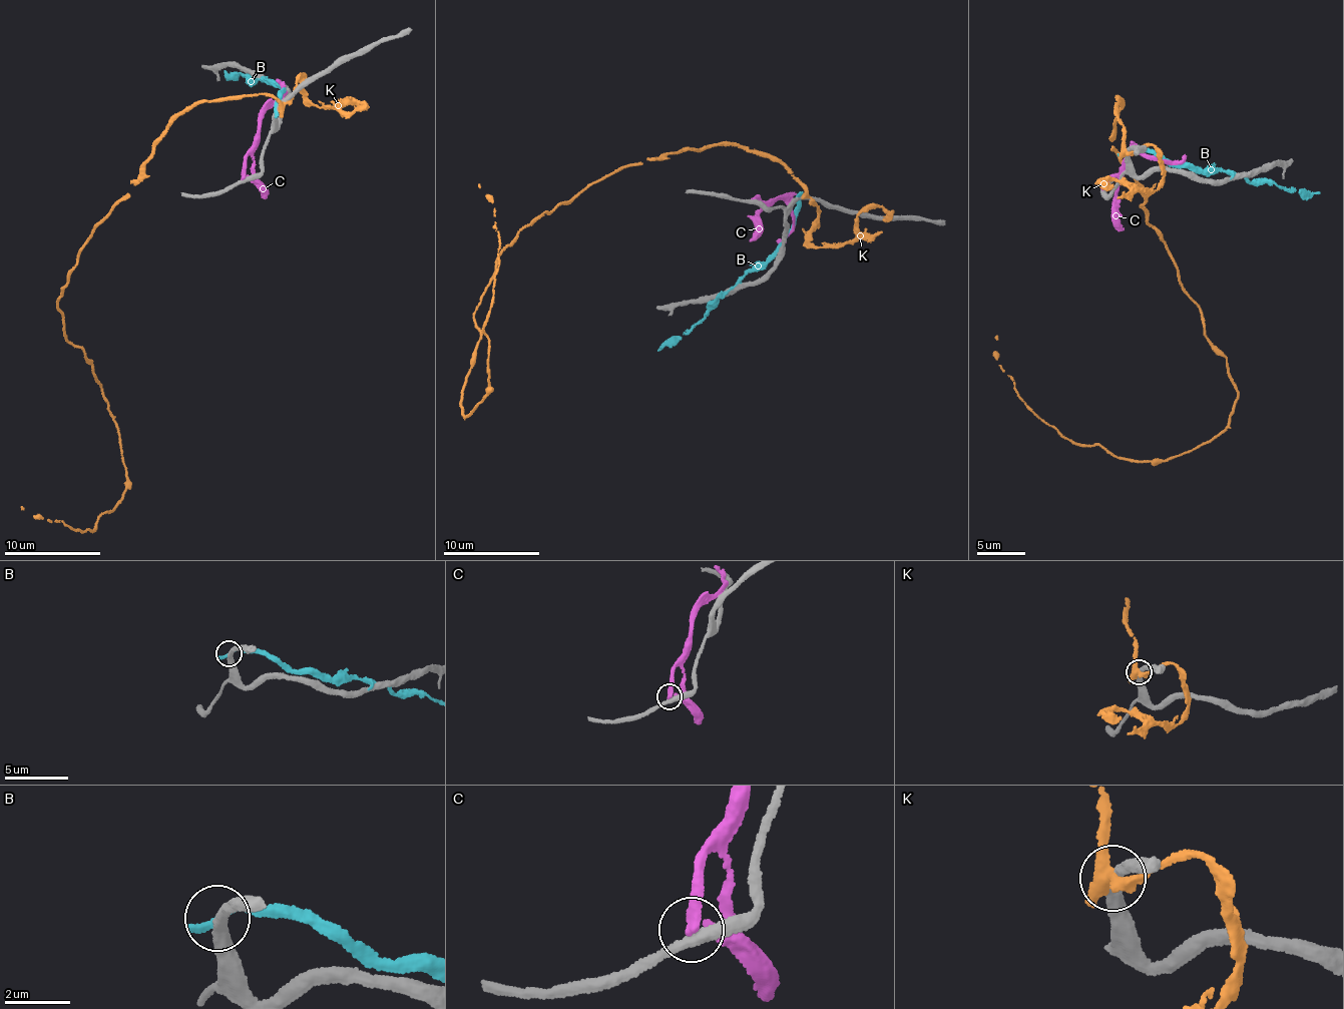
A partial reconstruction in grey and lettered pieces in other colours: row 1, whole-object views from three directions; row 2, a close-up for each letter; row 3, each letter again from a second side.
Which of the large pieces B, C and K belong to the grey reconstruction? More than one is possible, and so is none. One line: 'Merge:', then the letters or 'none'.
Merge: none

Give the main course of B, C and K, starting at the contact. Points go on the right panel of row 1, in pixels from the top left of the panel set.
B: (1126, 152), (1134, 149), (1152, 152), (1175, 164), (1229, 170), (1250, 180), (1267, 180), (1319, 193)
C: (1103, 189), (1118, 175), (1126, 156), (1135, 151), (1166, 162), (1178, 161), (1186, 154)
K: (1126, 151), (1120, 98), (1111, 149), (1226, 359), (1228, 425), (1151, 462), (1070, 442), (1032, 413), (996, 336)

